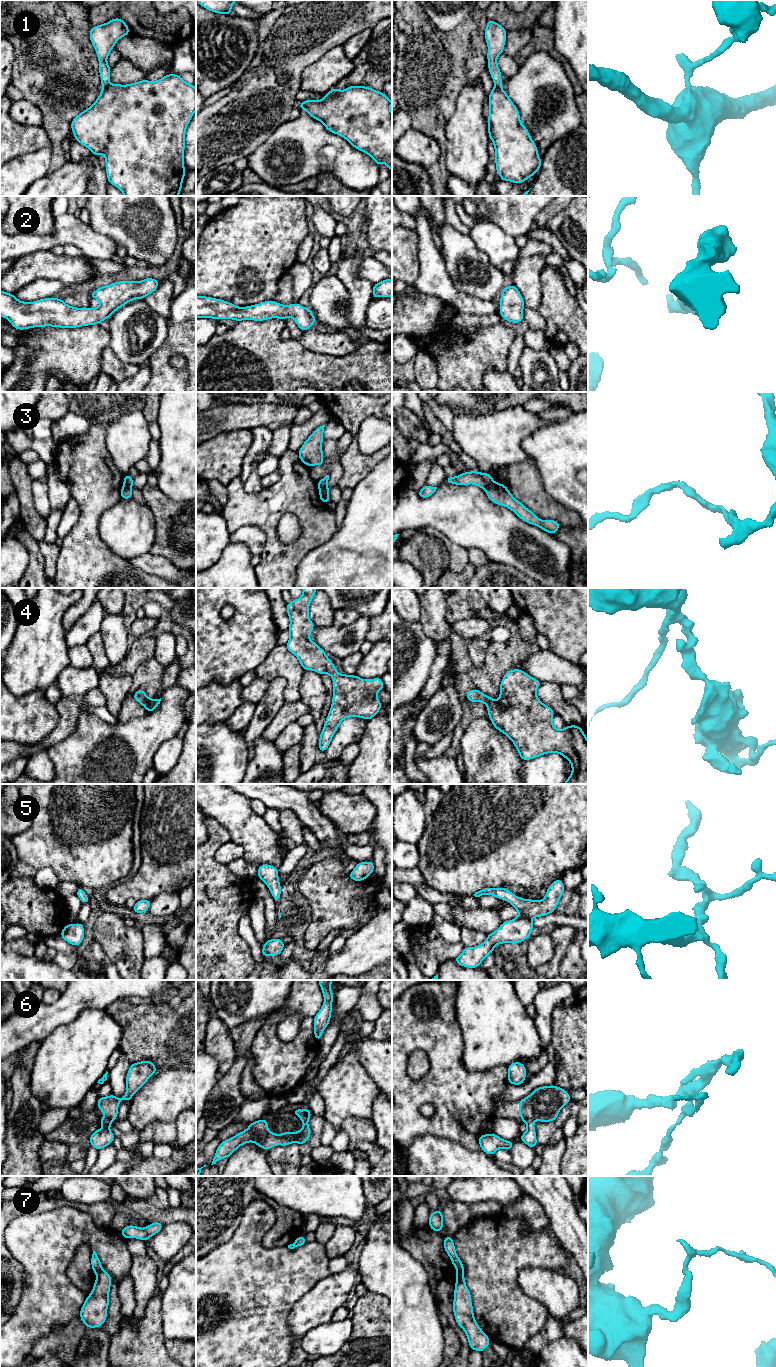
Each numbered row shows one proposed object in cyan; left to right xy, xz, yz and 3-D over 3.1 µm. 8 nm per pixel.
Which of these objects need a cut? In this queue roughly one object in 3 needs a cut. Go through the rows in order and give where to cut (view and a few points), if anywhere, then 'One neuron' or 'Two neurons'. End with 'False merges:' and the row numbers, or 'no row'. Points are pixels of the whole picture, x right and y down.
1: Split along xy (109, 85), (102, 88). Two neurons
2: No split. One neuron
3: Split along xy (131, 485), (123, 486). Two neurons
4: No split. One neuron
5: No split. One neuron
6: Split along xz (303, 1110), (303, 1121). Two neurons
7: Split along xy (102, 1268), (97, 1274). Two neurons
False merges: 1, 3, 6, 7

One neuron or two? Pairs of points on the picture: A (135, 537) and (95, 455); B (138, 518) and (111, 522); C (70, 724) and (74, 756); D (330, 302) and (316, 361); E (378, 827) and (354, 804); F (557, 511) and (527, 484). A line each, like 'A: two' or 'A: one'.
A: two
B: one
C: two
D: two
E: two
F: one

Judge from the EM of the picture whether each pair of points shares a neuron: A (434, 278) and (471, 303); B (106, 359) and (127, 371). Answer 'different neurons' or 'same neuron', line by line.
A: same neuron
B: same neuron

